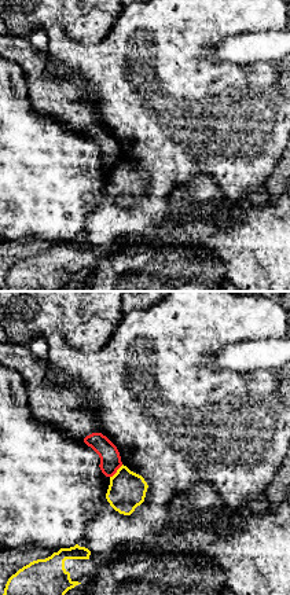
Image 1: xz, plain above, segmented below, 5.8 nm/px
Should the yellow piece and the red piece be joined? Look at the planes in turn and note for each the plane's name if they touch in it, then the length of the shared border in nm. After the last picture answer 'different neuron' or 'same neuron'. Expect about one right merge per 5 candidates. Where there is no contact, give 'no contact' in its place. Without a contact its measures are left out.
meets yellow in xz; contact 110 nm long

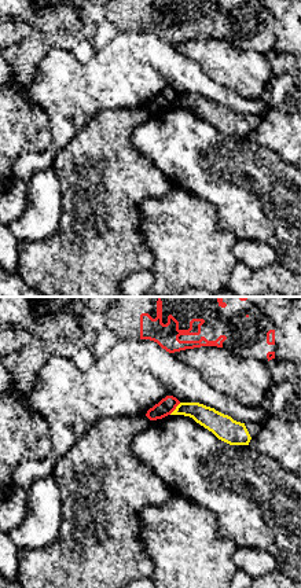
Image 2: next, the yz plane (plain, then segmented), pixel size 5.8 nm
meets yellow in yz; contact 100 nm long

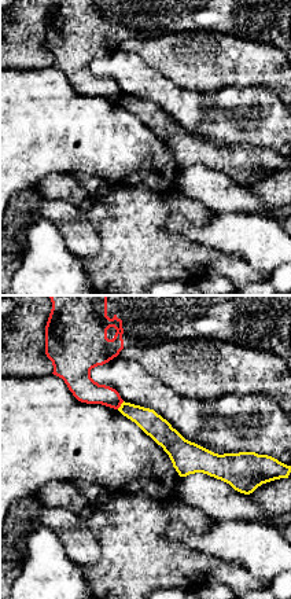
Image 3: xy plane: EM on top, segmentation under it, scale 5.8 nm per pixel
meets yellow in xy; contact 60 nm long

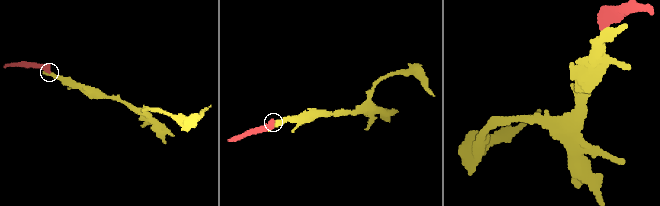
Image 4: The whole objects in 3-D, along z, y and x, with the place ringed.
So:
different neuron

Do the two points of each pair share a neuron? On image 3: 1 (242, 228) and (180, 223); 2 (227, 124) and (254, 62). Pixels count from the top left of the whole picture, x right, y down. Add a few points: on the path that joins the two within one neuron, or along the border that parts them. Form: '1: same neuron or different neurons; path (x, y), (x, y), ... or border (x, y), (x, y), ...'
1: same neuron; path (227, 232), (195, 232)
2: different neurons; border (275, 89), (264, 87), (223, 87), (210, 92)

